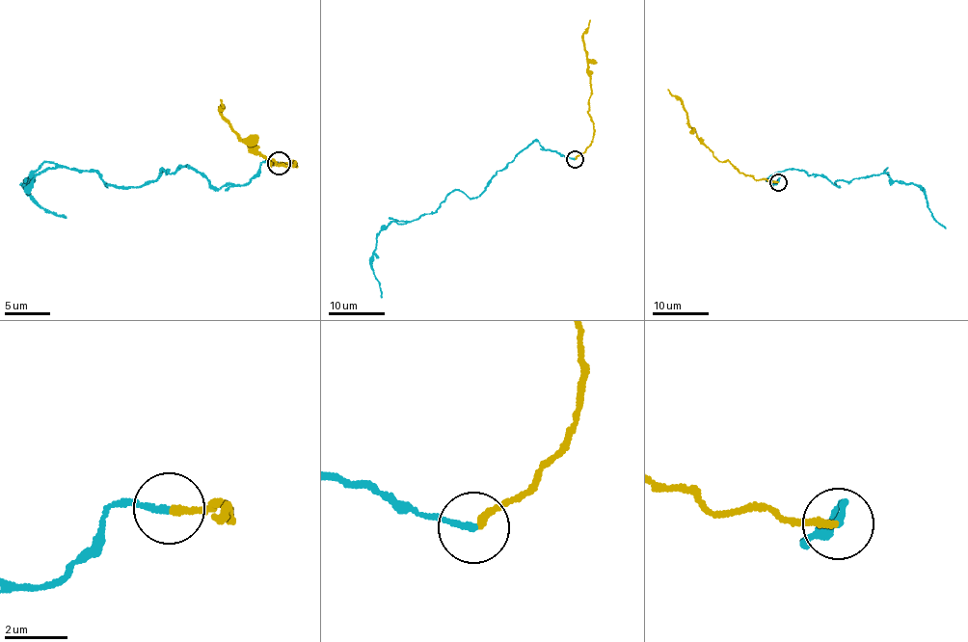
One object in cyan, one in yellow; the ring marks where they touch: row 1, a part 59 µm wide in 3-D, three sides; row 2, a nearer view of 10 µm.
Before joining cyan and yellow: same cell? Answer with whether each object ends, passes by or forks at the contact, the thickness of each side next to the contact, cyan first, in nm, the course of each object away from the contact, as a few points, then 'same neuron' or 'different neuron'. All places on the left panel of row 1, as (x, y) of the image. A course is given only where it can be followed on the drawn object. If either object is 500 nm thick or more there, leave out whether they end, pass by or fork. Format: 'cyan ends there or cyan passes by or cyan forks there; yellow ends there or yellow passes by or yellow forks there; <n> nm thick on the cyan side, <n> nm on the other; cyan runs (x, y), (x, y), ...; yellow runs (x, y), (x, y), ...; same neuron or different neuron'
cyan ends there; yellow ends there; 200 nm thick on the cyan side, 200 nm on the other; cyan runs (280, 162), (212, 187), (187, 164), (125, 189), (94, 171), (27, 177), (32, 200), (66, 217); yellow runs (280, 162), (296, 165), (288, 168), (274, 162), (271, 167), (236, 136), (228, 119), (219, 112), (221, 99); same neuron

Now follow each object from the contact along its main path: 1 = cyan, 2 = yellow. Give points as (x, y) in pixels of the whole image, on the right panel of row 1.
1: (778, 181), (771, 185), (767, 178), (796, 169), (838, 187), (837, 181), (888, 172), (922, 189), (946, 228)
2: (778, 181), (739, 173), (728, 162), (720, 161), (701, 144), (688, 123), (685, 109), (668, 90)

